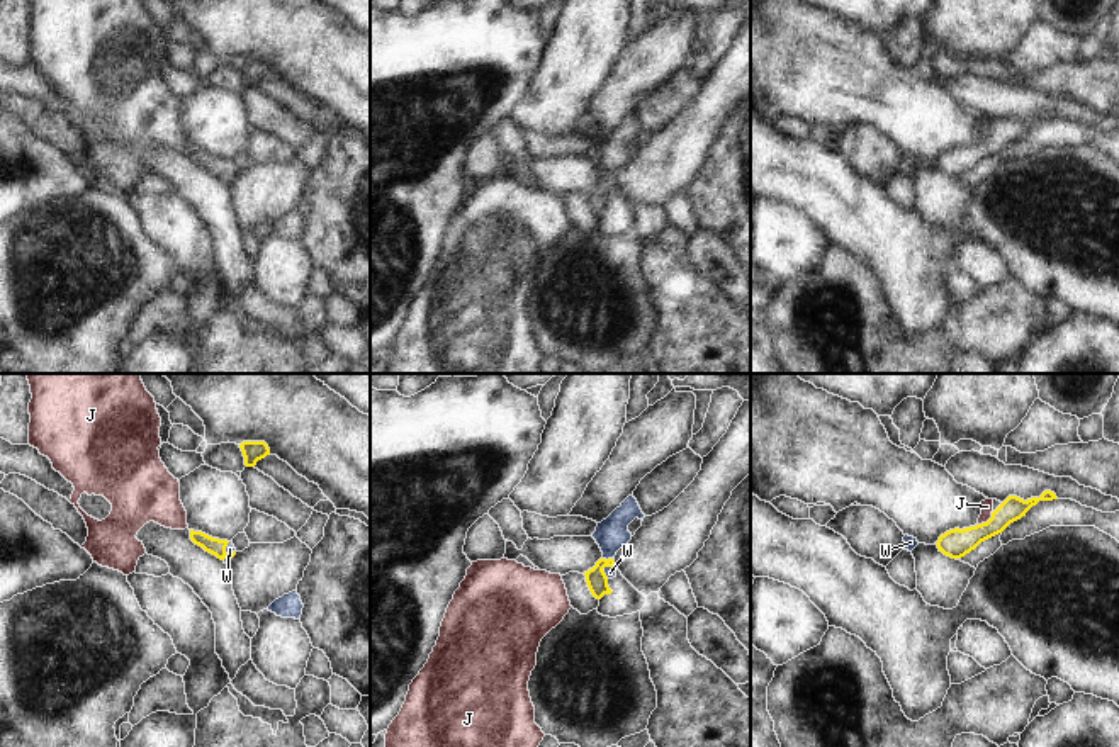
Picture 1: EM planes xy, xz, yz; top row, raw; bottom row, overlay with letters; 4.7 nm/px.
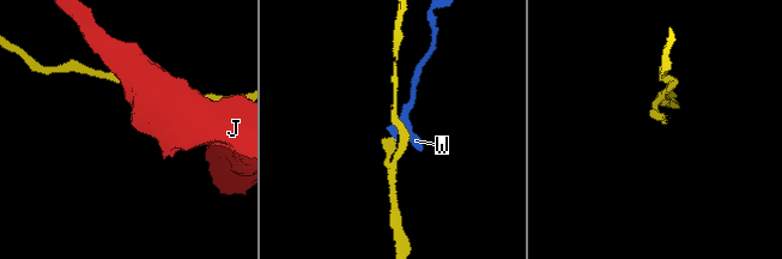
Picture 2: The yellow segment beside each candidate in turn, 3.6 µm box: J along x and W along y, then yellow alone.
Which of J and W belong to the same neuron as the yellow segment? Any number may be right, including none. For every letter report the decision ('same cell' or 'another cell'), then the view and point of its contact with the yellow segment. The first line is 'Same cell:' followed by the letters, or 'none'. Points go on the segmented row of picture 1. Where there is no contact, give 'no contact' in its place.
Same cell: W
J: another cell | yz (987, 522)
W: same cell | xz (608, 559)

